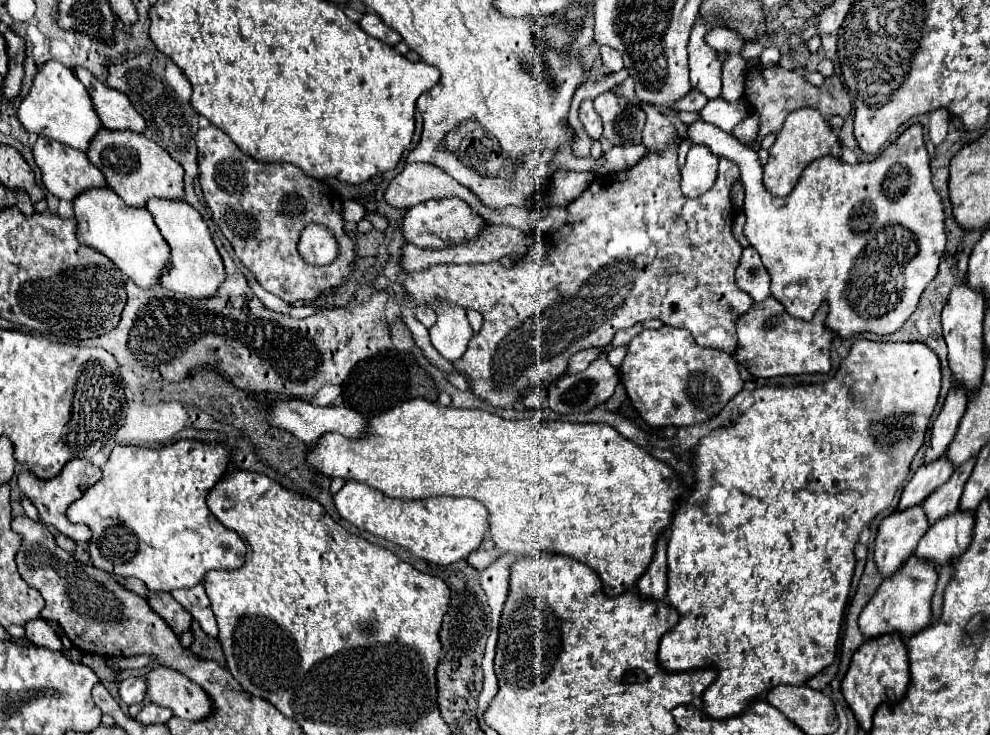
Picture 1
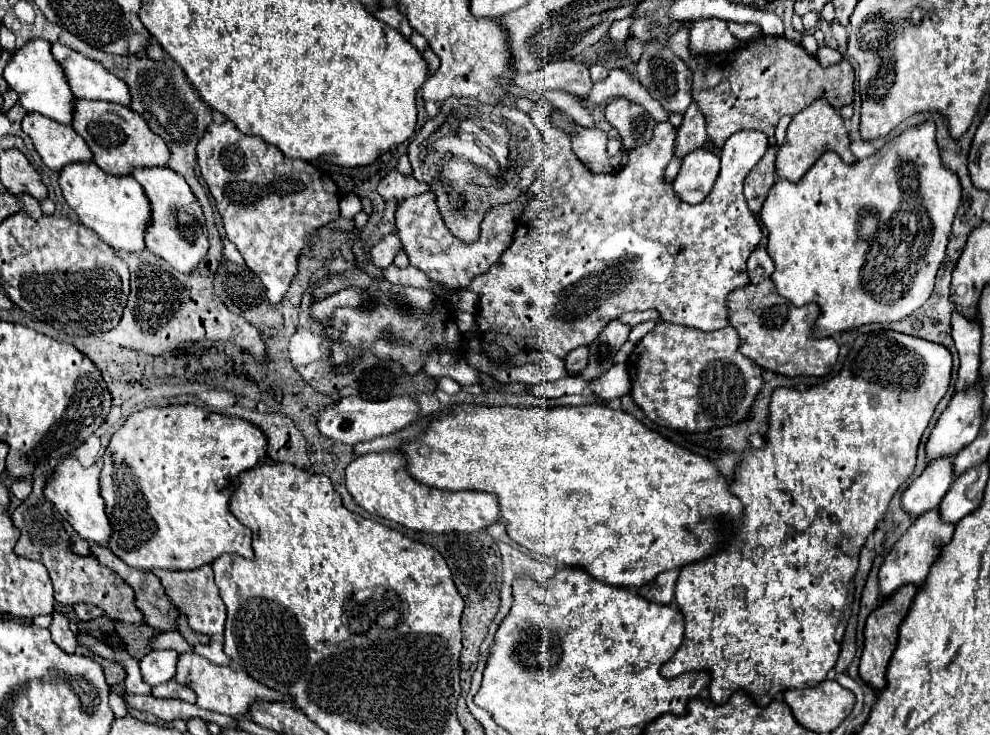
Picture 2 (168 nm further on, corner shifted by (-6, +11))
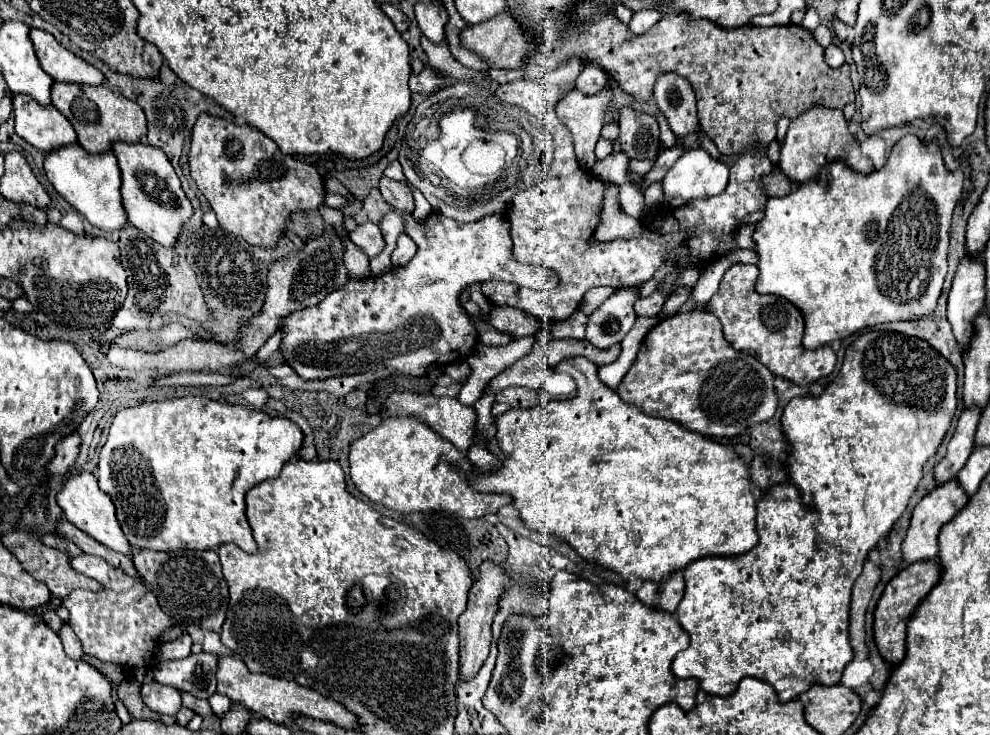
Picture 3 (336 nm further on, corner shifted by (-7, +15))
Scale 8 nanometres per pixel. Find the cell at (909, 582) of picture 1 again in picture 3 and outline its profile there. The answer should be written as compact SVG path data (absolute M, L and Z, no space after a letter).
M957 478L949 480L947 484L935 486L927 496L921 498L921 502L913 508L913 518L911 518L911 526L907 530L907 536L903 540L903 562L905 564L913 564L919 560L929 560L935 558L939 552L937 546L937 536L939 530L945 522L949 522L965 504L967 504L969 496L963 492L963 488L957 484Z

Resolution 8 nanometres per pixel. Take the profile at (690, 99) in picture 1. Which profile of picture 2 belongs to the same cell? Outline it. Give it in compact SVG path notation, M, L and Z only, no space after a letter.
M692 102L684 112L684 120L682 126L678 128L678 138L676 138L676 156L684 156L706 144L708 136L704 126L704 114L696 106L698 104Z

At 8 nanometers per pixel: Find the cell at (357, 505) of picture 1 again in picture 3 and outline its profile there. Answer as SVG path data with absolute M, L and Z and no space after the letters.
M391 416L391 418L385 418L377 428L373 428L371 432L363 434L359 440L355 440L355 442L353 442L353 446L351 446L351 454L349 454L349 464L351 464L351 480L355 482L357 490L359 490L363 496L367 496L371 502L377 502L377 504L381 504L381 506L385 506L385 508L391 508L391 510L395 510L395 512L427 512L427 510L445 510L445 512L453 512L453 514L463 516L463 518L481 518L481 516L487 516L487 514L497 514L501 506L505 506L505 504L511 504L511 502L513 502L509 494L477 492L477 490L469 484L469 478L471 478L471 474L473 474L475 466L473 466L473 464L471 464L471 460L467 458L467 452L463 452L463 450L459 450L459 448L453 448L453 444L451 444L451 442L443 440L441 436L437 436L437 432L435 432L433 428L429 428L427 424L423 424L423 422L421 422L419 418L415 418L415 416Z

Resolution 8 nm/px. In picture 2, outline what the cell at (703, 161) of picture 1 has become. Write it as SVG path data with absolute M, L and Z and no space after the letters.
M710 148L692 150L684 156L682 168L674 178L676 194L688 204L702 202L710 194L718 170L720 158Z

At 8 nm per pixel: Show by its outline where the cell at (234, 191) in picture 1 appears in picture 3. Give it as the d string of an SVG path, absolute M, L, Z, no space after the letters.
M207 112L199 114L197 122L193 124L189 168L199 192L209 200L211 208L215 210L219 226L229 234L241 234L253 246L275 246L279 234L283 232L283 224L291 212L317 210L323 204L323 180L311 164L283 154L279 146L261 130L247 124L237 126L235 122L227 122Z

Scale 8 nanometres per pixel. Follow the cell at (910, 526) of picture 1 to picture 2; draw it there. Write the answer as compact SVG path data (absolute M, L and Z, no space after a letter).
M952 458L934 460L902 494L900 508L916 520L940 506L940 500L952 484Z

